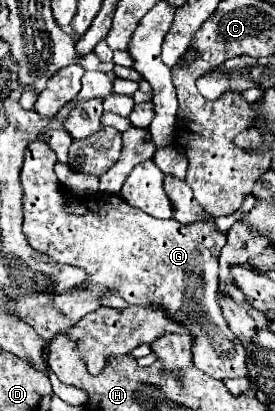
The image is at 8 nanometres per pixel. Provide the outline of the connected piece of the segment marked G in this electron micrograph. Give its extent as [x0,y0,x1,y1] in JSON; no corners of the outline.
[21,139,247,381]

